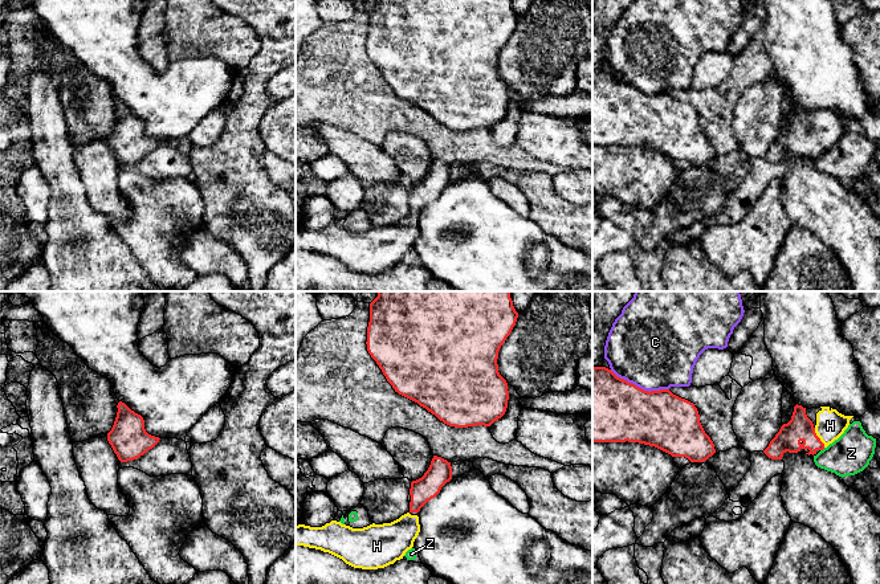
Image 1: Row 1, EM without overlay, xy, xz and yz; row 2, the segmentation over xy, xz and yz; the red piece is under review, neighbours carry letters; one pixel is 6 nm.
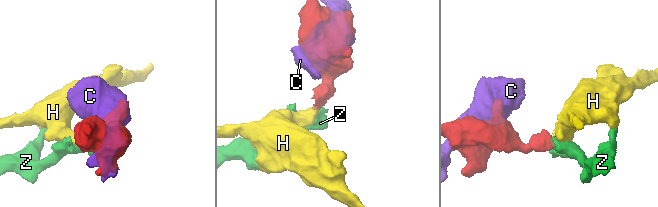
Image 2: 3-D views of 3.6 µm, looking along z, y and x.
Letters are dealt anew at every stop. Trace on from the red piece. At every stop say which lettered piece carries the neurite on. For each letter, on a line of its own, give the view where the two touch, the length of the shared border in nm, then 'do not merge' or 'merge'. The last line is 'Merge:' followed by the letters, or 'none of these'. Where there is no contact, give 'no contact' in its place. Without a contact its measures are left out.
C: meets red in yz; contact 380 nm long; do not merge
H: meets red in yz; contact 140 nm long; merge
Z: meets red in yz; contact 40 nm long; do not merge
Merge: H

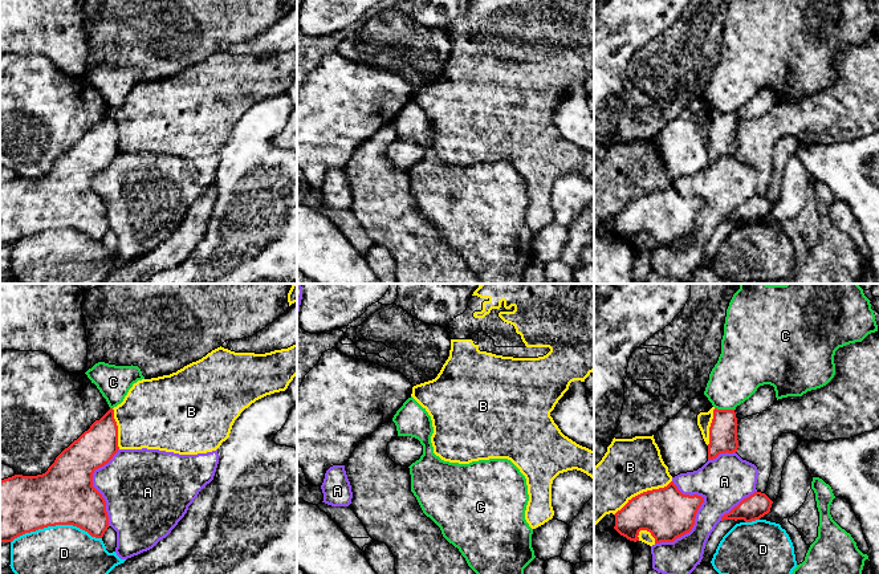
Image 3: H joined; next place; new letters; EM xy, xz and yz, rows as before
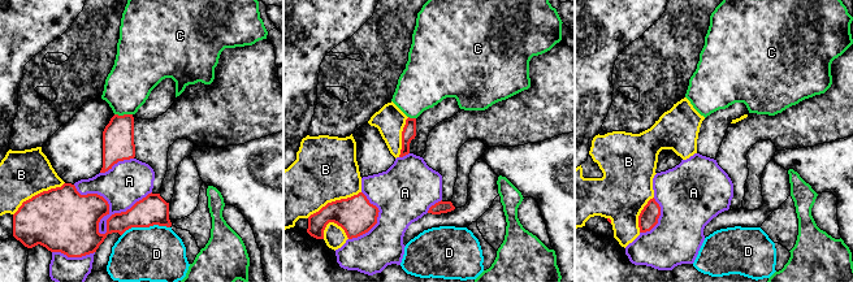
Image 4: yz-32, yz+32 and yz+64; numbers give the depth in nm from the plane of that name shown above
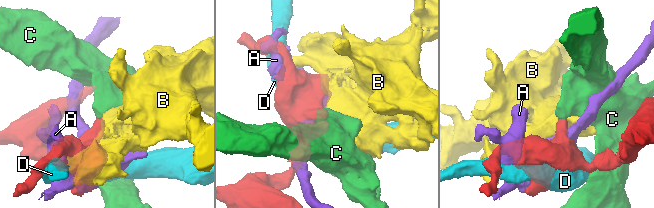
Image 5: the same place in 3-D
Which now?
A: meets red in yz; contact 420 nm long; do not merge
B: meets red in yz; contact 400 nm long; do not merge
C: meets red in yz; contact 120 nm long; do not merge
D: meets red in xy; contact 550 nm long; do not merge
Merge: none of these

